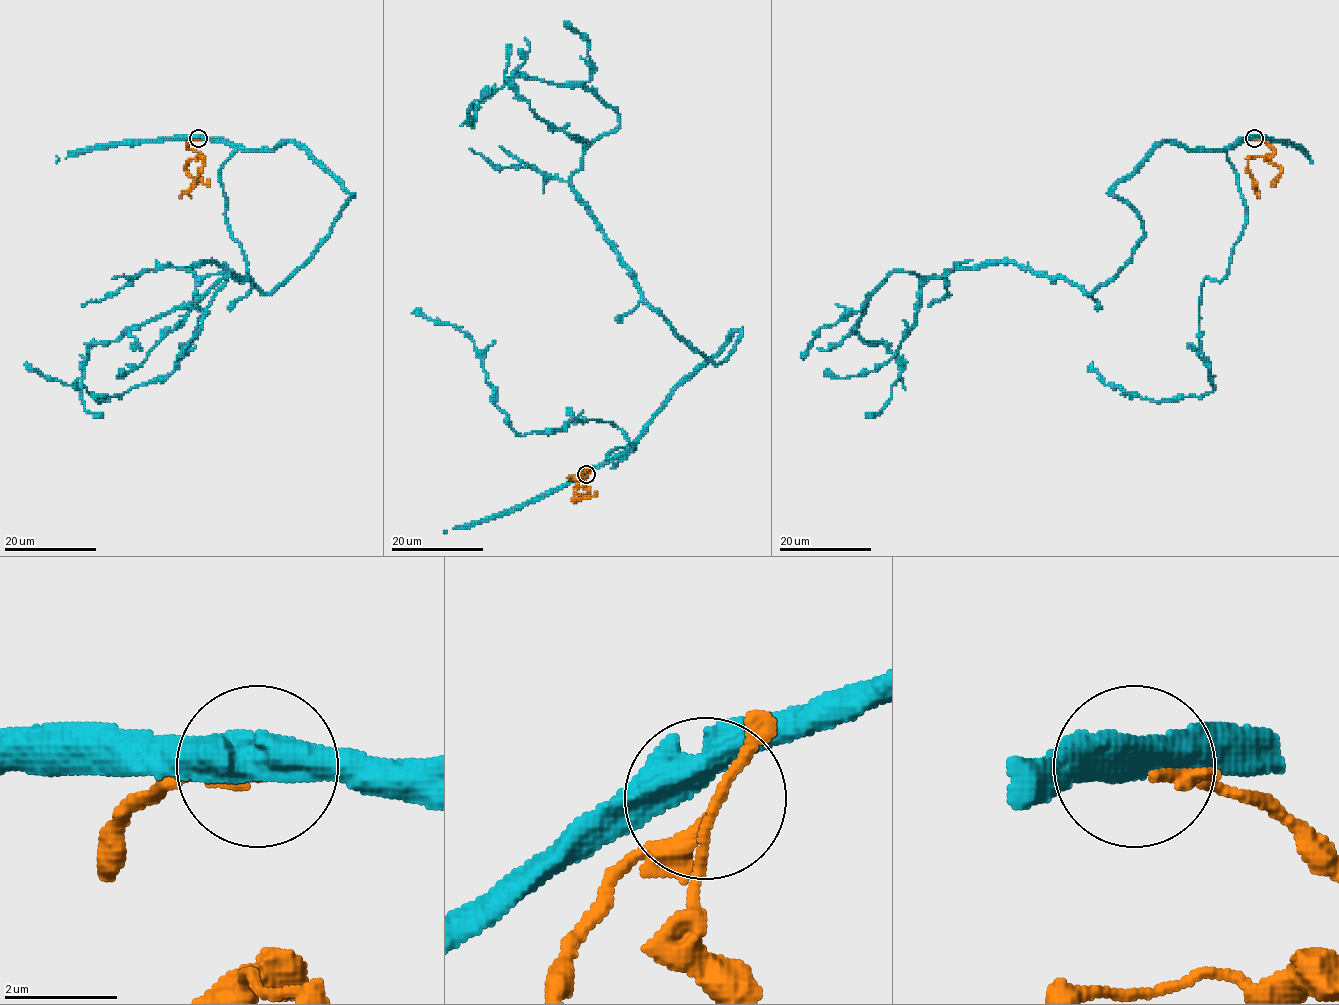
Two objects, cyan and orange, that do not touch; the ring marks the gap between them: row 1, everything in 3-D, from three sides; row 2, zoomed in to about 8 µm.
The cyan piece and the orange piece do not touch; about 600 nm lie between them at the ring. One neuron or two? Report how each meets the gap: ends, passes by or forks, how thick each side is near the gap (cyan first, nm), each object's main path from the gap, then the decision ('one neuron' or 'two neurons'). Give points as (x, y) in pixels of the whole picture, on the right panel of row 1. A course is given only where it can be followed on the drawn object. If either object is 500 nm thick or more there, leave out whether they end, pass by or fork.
600 nm thick on the cyan side, 240 nm on the other; cyan runs (1253, 138), (1162, 141), (1093, 293), (892, 272), (855, 331), (900, 377), (866, 413); orange runs (1255, 139), (1263, 140), (1274, 150), (1274, 153), (1250, 156), (1247, 161), (1256, 198); two neurons

